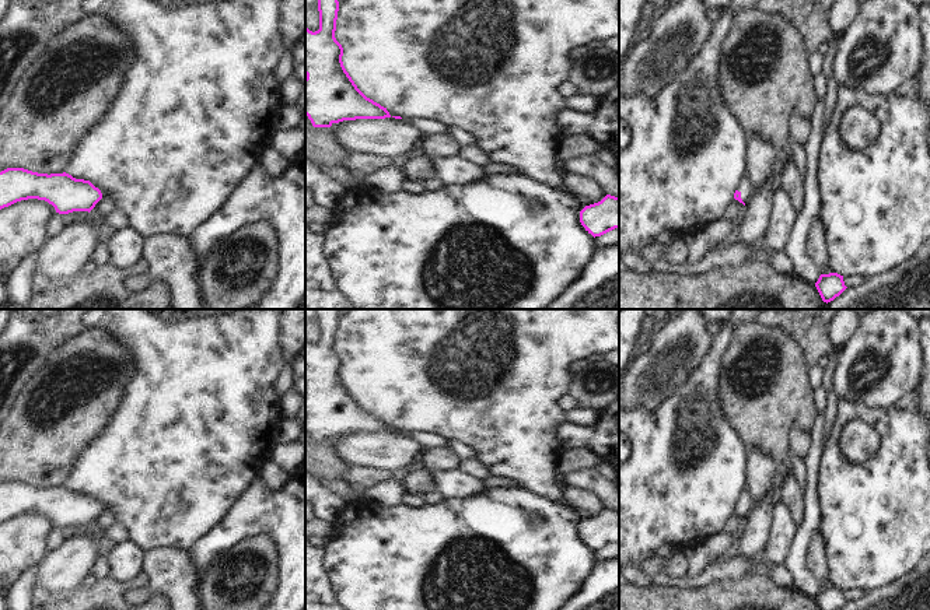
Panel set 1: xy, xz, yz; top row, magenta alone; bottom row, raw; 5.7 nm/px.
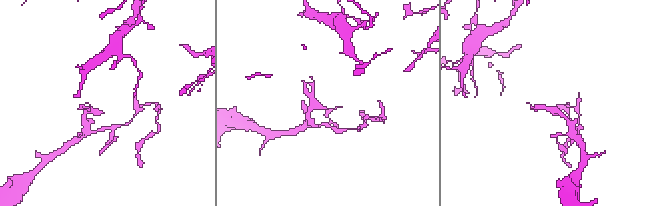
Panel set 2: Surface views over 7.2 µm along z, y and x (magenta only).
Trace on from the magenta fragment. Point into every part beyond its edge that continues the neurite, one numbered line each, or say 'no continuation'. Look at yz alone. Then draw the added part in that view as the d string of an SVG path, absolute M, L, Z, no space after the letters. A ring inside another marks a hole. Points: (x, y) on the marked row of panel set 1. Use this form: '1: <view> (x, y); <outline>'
1: yz (744, 186); M744 175L737 186L737 190L741 193L742 201L747 204L754 194L752 186L747 175Z

